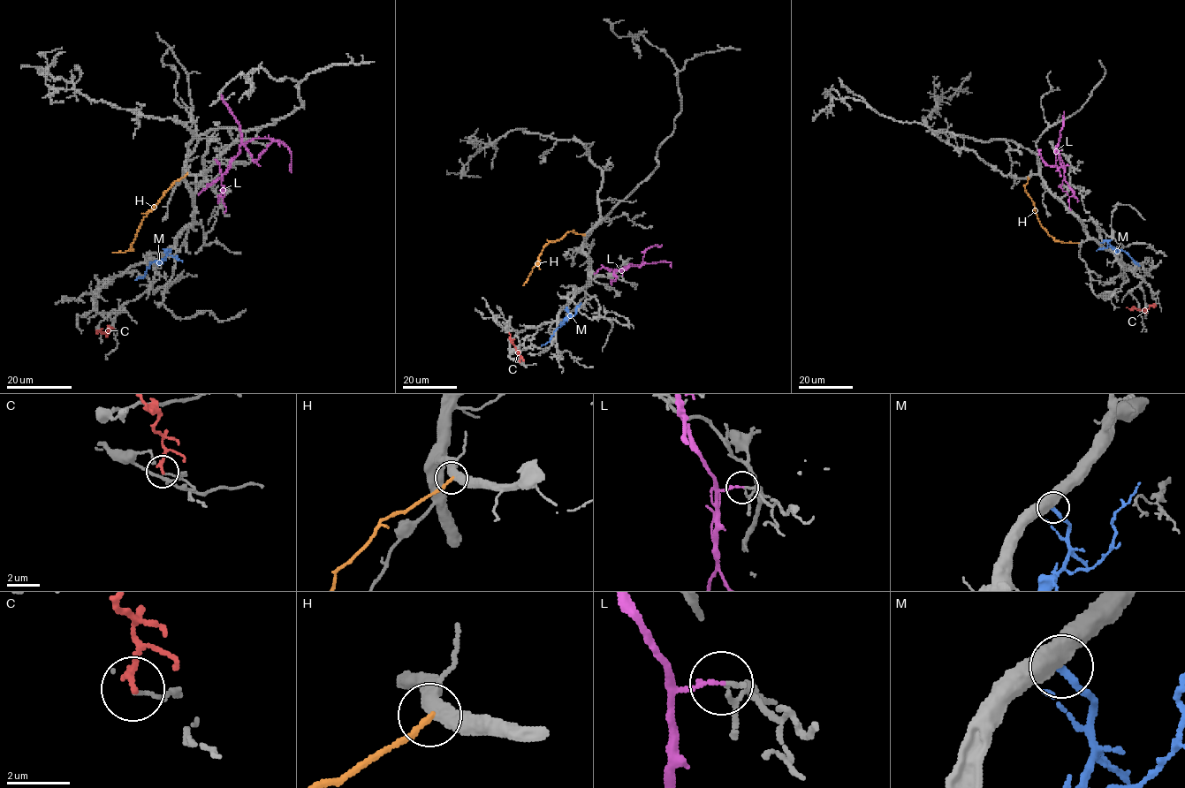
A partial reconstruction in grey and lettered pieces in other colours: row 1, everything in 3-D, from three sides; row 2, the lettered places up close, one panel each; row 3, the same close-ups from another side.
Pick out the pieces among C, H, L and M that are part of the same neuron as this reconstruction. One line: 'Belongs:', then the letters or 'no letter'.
Belongs: no letter

